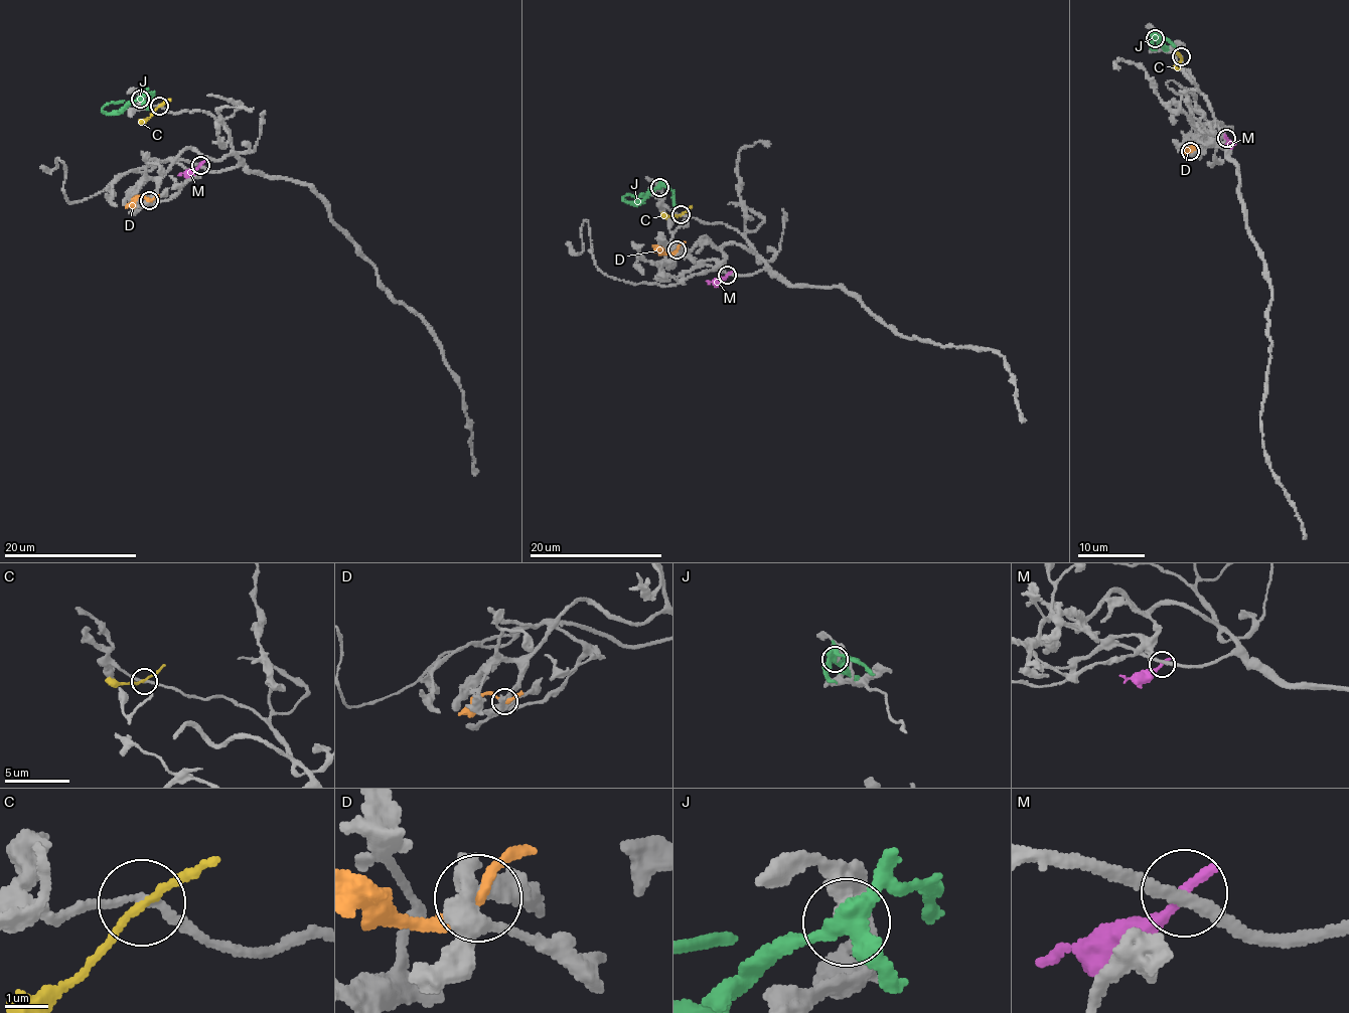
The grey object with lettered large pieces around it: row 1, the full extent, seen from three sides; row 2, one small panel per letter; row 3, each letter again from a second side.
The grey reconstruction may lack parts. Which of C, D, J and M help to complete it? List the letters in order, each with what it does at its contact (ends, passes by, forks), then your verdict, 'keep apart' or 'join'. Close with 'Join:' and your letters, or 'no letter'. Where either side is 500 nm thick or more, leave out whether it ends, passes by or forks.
C: it passes by | join
D: it passes by | keep apart
J: it forks | keep apart
M: it ends | keep apart
Join: C

